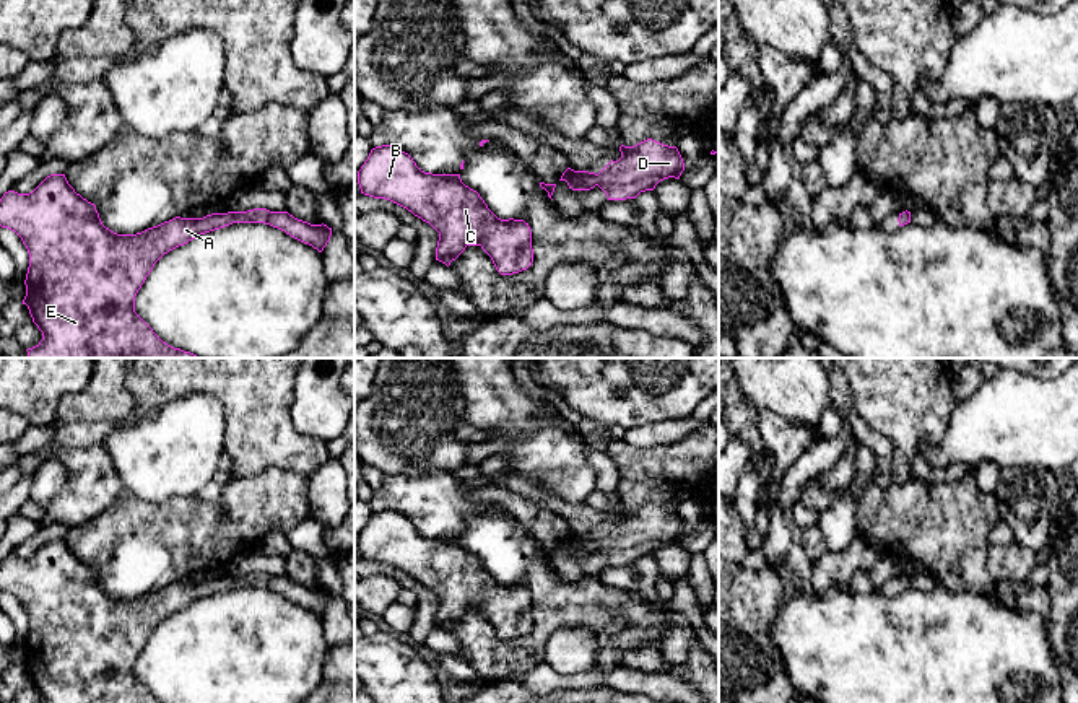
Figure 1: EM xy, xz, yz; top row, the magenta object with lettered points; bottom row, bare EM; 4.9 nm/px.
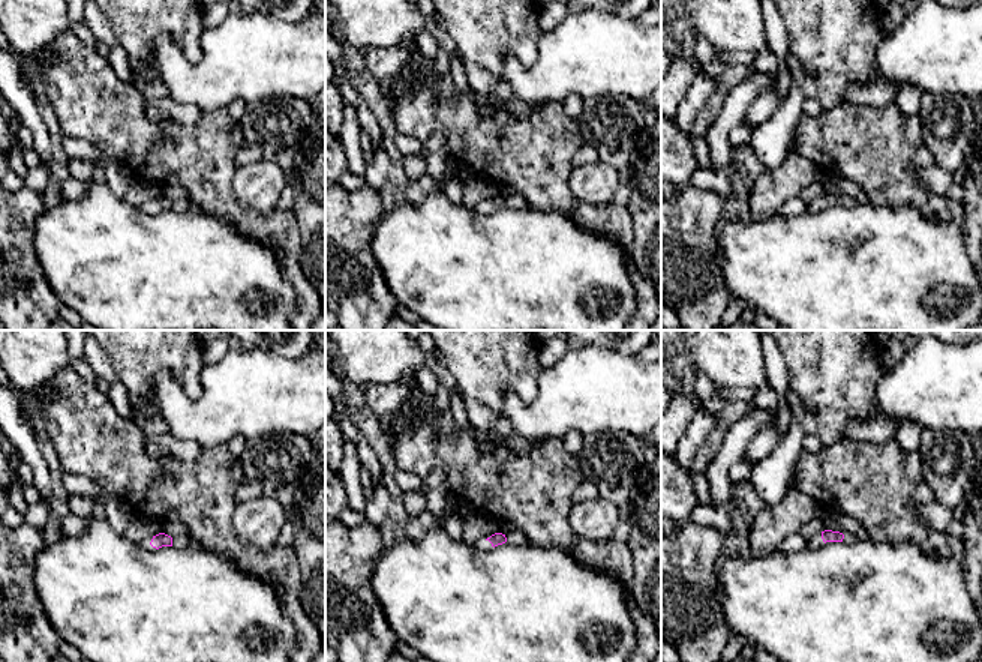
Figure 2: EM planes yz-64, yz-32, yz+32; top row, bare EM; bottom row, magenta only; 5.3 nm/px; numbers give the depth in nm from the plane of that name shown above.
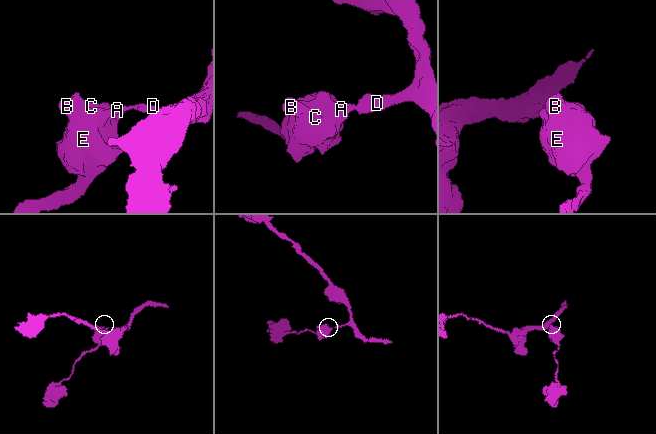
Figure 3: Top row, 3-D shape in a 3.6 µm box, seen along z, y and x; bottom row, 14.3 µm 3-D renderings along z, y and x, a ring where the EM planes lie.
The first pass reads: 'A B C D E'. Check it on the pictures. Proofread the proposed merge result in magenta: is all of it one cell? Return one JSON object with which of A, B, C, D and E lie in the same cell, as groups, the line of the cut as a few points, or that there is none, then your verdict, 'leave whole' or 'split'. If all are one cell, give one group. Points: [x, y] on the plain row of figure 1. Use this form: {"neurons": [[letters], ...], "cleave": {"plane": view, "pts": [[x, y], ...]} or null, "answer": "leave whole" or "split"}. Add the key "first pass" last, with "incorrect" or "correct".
{"neurons": [["A", "B", "C", "D", "E"]], "cleave": null, "answer": "leave whole", "first pass": "correct"}

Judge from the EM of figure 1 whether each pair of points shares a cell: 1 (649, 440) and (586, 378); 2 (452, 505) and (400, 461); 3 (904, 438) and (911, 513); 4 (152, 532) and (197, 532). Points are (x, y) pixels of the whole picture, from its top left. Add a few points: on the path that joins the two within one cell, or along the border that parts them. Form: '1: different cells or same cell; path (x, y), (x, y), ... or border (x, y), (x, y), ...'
1: different cells; border (675, 419), (643, 423), (626, 430)
2: different cells; border (447, 474), (384, 475)
3: different cells; border (911, 477), (895, 485)
4: same cell; path (163, 532), (186, 532)

